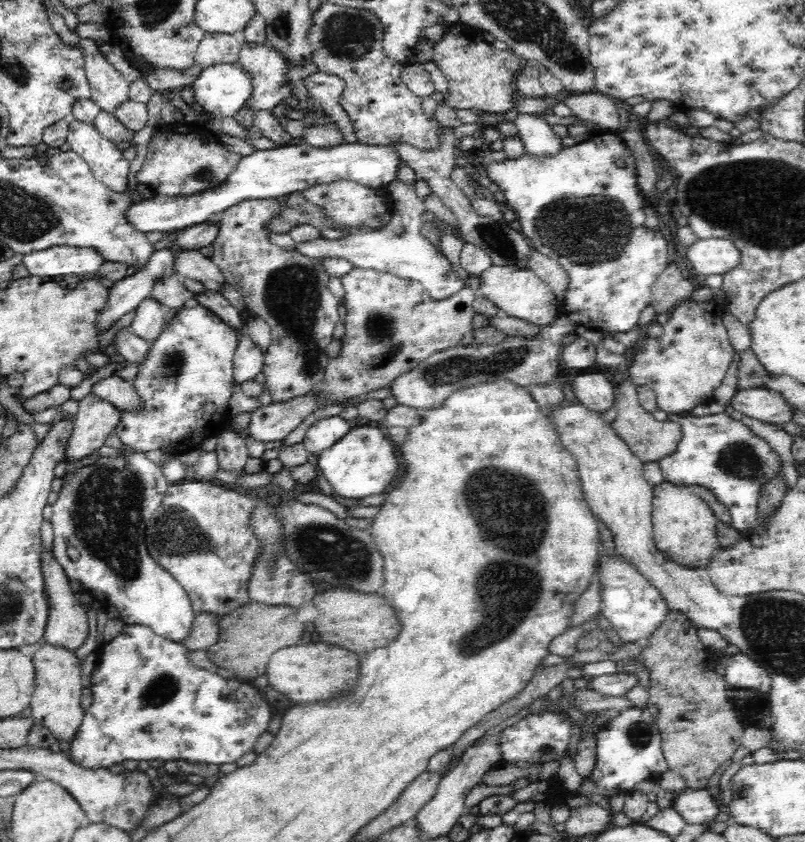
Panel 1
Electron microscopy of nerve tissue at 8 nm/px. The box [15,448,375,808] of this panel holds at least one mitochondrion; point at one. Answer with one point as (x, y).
(106, 515)

